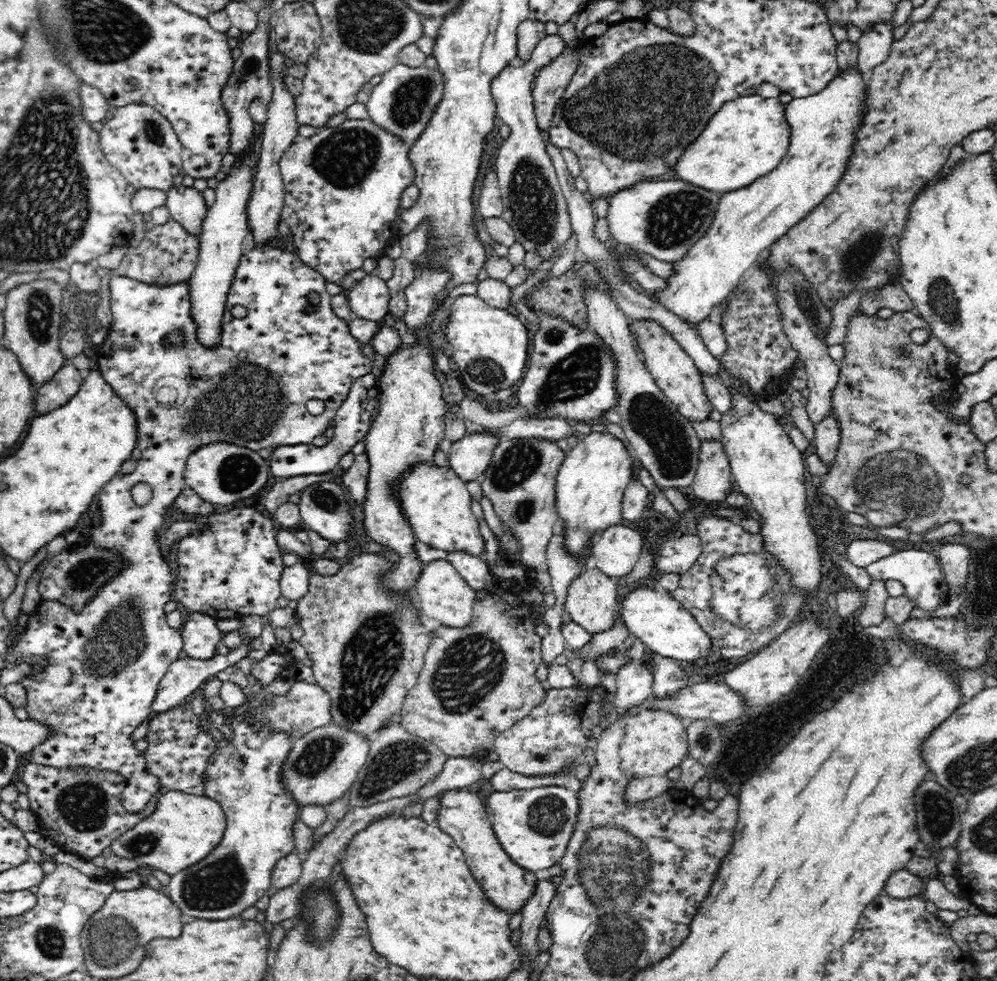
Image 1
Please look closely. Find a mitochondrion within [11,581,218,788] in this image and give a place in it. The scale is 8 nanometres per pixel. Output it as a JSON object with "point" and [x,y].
{"point":[120,643]}

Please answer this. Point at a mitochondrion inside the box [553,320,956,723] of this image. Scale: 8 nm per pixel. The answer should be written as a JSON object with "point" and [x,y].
{"point":[900,485]}

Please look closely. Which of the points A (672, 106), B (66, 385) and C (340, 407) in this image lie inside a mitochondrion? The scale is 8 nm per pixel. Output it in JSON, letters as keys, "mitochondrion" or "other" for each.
{"A":"mitochondrion","B":"other","C":"other"}

